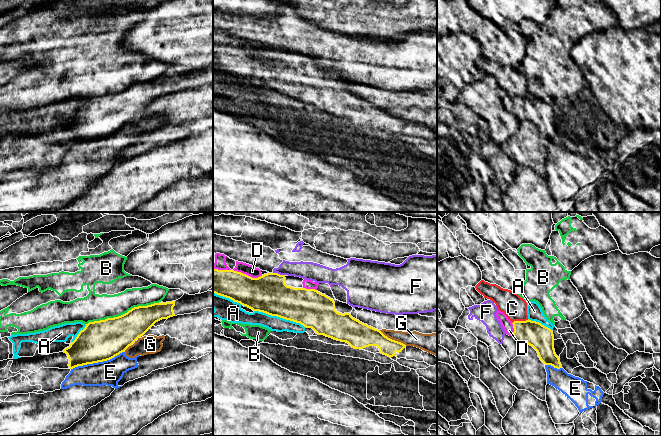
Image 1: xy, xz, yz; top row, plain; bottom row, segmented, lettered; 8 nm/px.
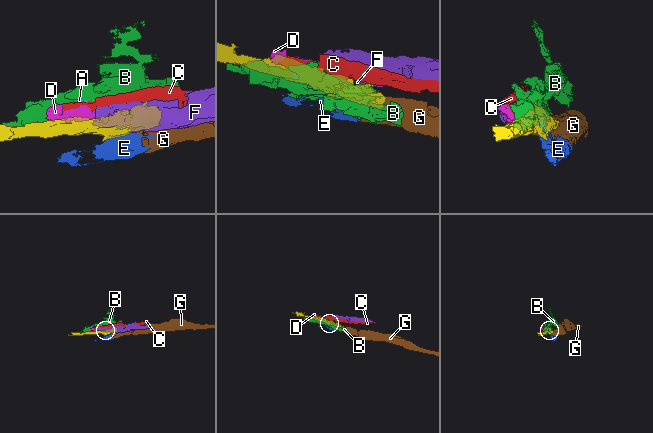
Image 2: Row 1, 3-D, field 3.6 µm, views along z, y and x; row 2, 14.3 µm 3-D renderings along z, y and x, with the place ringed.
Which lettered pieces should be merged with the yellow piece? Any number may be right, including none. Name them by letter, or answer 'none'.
none

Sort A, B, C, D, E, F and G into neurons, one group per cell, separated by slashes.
A B / C D / E G / F

